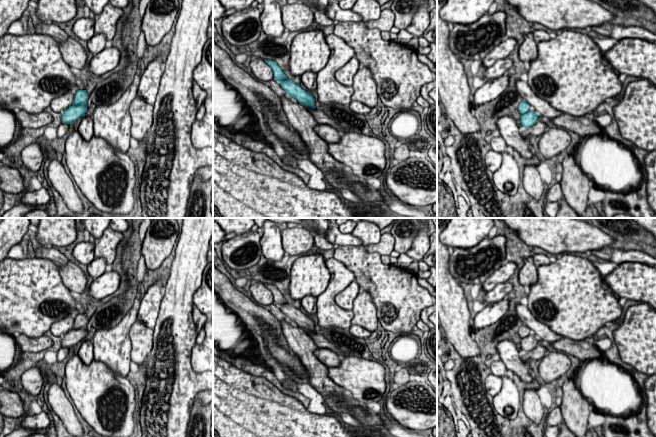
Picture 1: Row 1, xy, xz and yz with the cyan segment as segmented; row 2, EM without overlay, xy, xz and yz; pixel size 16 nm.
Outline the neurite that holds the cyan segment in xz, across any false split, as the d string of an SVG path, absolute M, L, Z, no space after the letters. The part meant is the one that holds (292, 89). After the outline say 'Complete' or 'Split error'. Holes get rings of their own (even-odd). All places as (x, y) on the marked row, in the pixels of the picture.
M264 59L264 61L272 68L274 79L285 90L287 96L292 102L302 104L319 124L330 125L340 133L343 133L342 128L335 121L315 106L314 97L309 92L302 89L299 84L290 81L275 61L266 59Z. Split error

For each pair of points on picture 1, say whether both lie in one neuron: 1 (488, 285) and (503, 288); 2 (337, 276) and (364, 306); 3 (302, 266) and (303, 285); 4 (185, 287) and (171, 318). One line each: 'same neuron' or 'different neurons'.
1: different neurons
2: different neurons
3: same neuron
4: same neuron

